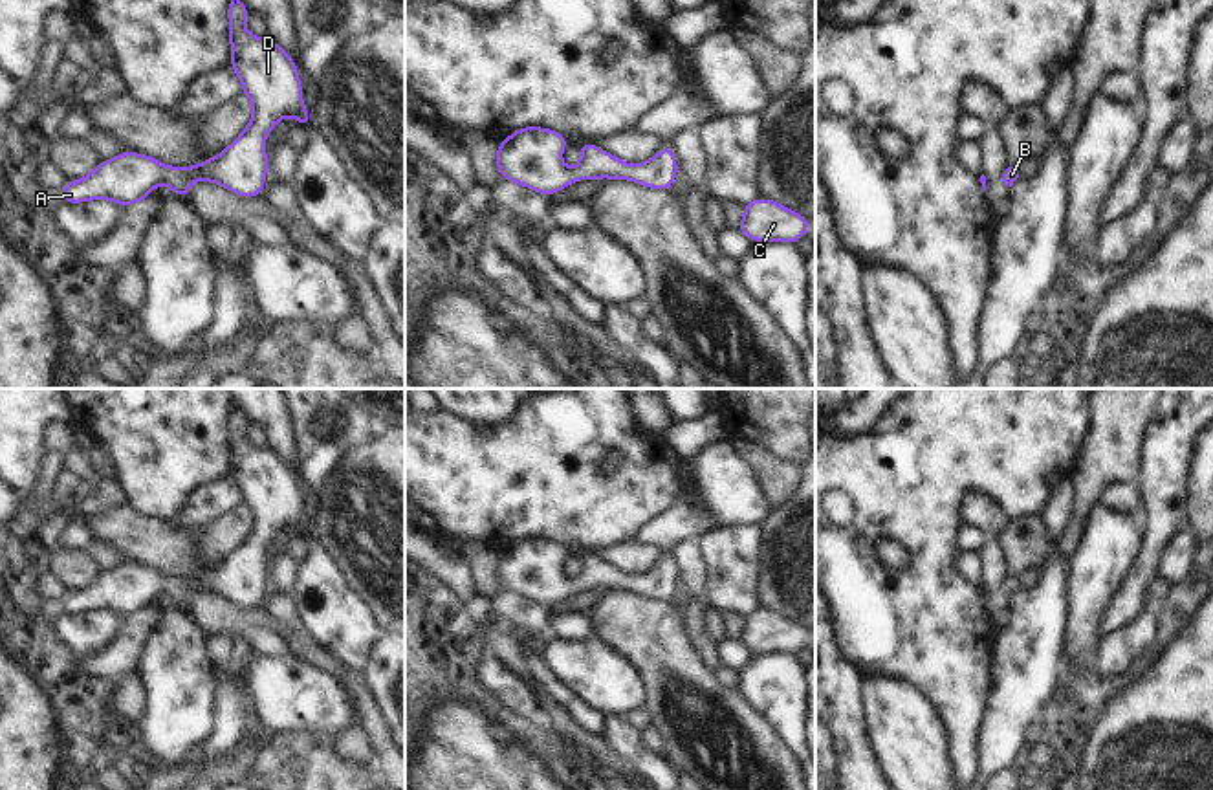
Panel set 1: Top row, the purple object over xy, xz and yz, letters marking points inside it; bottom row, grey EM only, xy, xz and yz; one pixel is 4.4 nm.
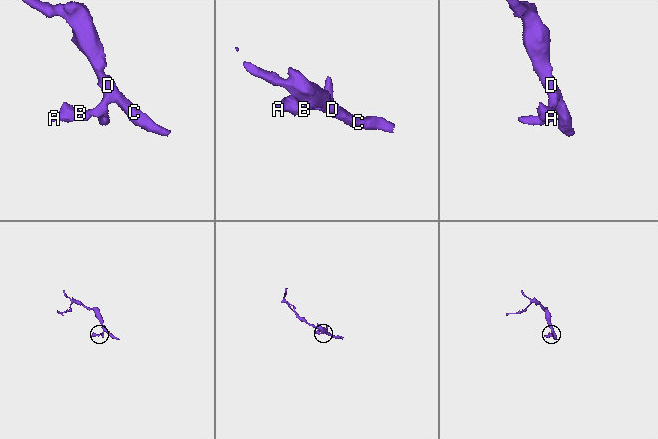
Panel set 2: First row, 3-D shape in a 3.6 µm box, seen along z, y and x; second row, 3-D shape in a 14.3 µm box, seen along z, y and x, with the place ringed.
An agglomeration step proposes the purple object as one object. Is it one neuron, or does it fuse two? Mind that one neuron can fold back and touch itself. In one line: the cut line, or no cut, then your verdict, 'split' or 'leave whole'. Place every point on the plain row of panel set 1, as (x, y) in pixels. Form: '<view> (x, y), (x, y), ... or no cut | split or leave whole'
no cut | leave whole

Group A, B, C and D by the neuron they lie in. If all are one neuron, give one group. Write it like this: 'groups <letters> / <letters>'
groups A B C D

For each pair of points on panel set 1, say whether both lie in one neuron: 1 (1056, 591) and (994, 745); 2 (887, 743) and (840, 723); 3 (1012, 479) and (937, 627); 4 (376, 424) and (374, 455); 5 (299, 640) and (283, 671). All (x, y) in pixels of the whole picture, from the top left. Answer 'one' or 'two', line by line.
1: one
2: two
3: one
4: two
5: two

